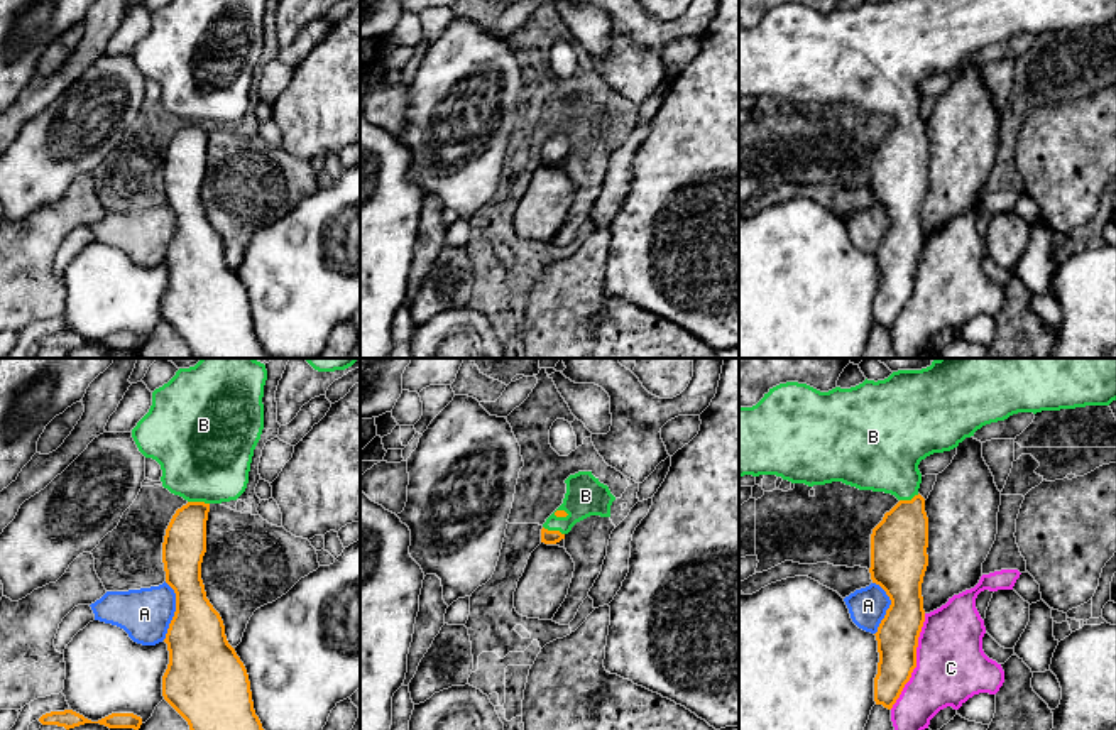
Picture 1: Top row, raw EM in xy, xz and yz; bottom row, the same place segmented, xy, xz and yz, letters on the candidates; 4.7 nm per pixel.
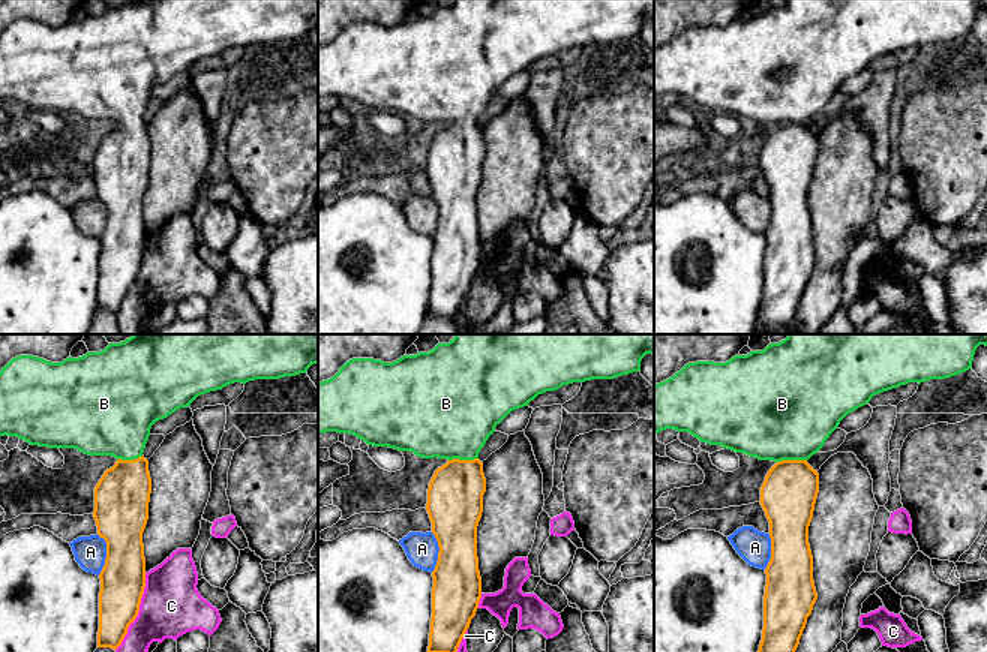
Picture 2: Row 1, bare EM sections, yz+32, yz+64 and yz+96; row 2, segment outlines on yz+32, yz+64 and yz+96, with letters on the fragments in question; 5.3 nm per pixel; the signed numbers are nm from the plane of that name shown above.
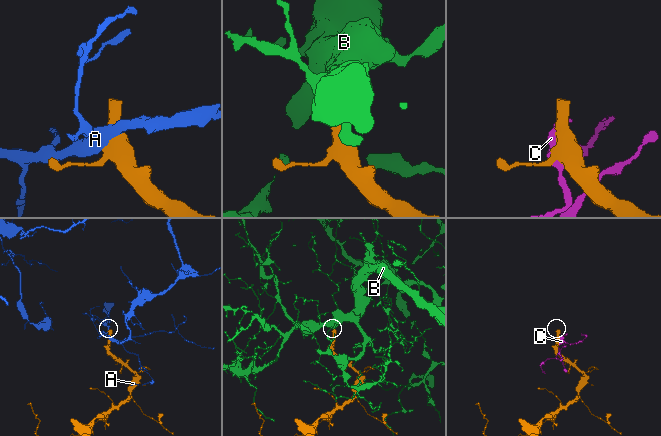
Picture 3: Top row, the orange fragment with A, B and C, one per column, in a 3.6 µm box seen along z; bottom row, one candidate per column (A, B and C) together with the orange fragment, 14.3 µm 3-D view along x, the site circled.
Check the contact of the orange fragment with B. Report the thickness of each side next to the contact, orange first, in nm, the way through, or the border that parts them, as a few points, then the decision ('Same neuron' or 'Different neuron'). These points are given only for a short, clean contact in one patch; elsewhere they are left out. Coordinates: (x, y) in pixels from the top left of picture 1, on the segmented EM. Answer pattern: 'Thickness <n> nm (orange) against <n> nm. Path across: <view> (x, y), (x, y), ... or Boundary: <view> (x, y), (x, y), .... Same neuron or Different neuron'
Thickness 200 nm (orange) against 440 nm. Path across: xy (185, 543), (188, 522), (198, 502), (205, 452). Same neuron

